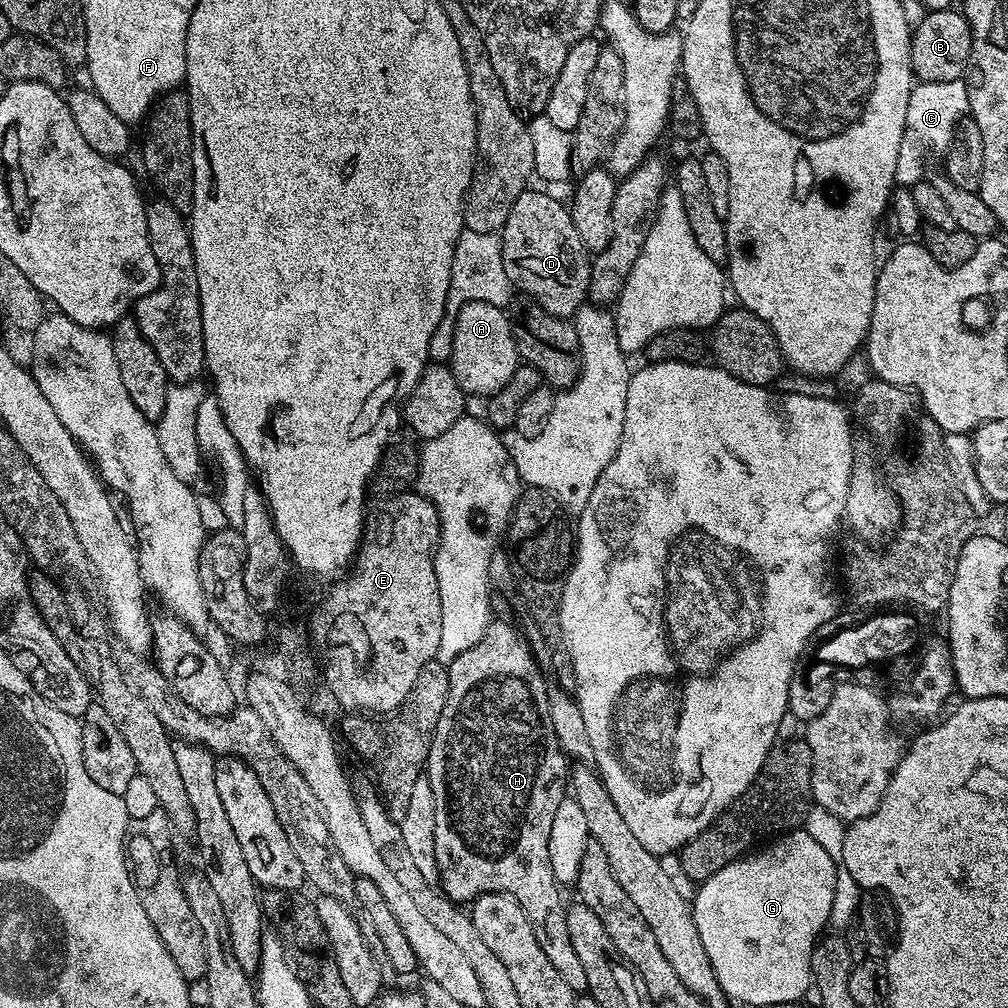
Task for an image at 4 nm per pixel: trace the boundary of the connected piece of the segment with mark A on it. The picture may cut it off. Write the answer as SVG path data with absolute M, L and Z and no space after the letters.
M468 302L456 315L452 372L465 395L487 398L502 390L520 365L511 319L496 304Z

